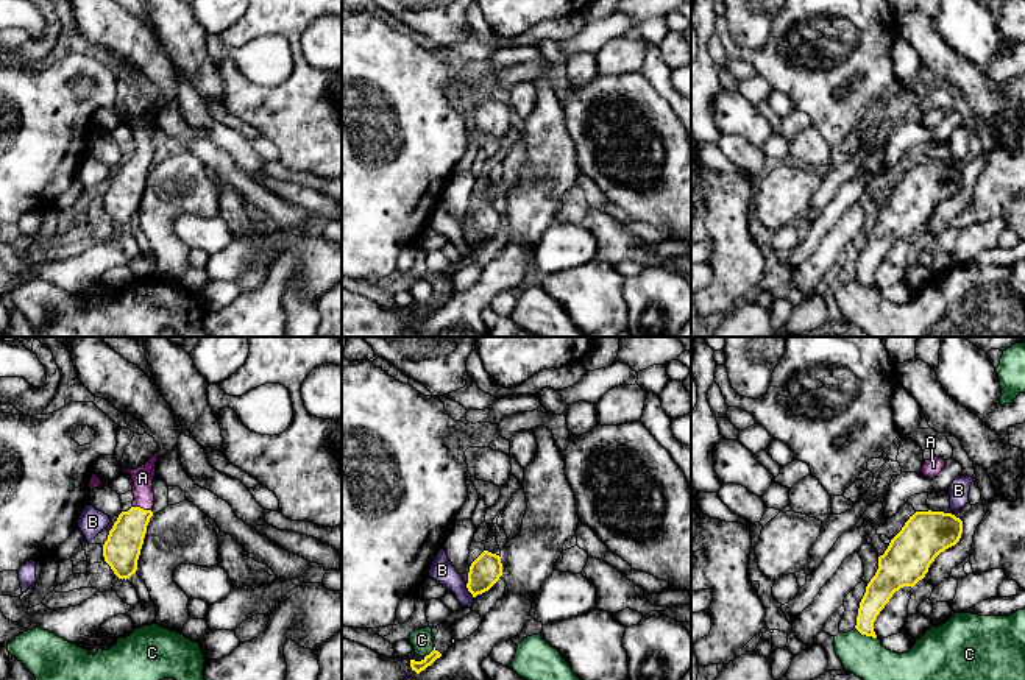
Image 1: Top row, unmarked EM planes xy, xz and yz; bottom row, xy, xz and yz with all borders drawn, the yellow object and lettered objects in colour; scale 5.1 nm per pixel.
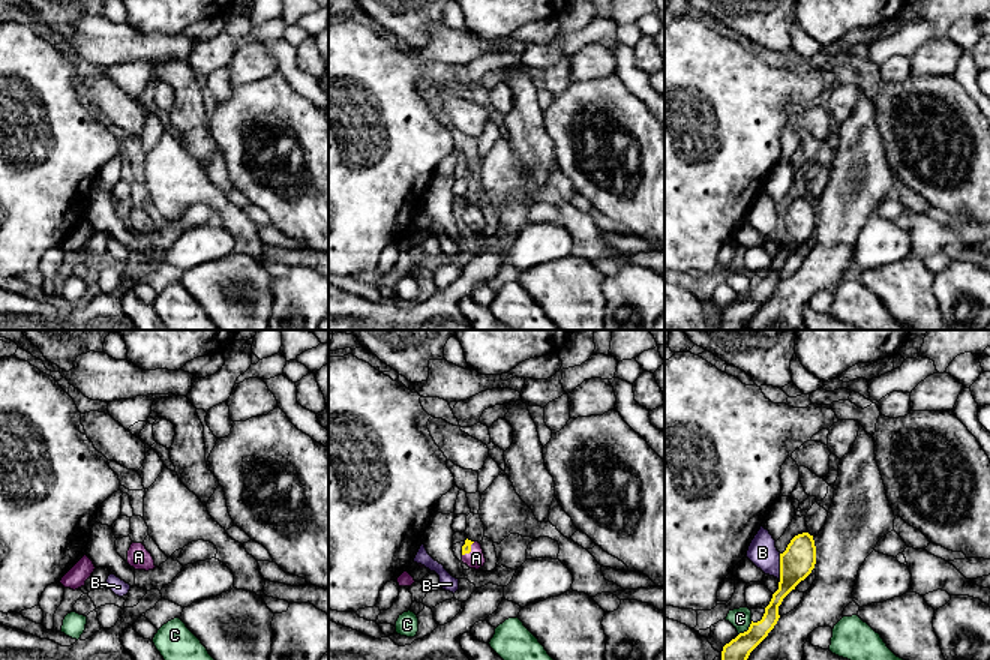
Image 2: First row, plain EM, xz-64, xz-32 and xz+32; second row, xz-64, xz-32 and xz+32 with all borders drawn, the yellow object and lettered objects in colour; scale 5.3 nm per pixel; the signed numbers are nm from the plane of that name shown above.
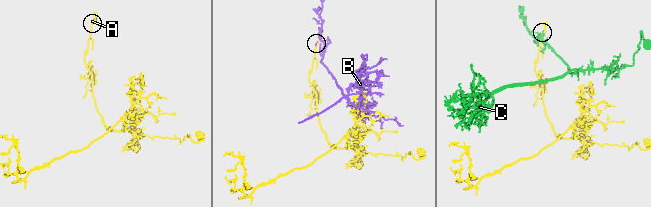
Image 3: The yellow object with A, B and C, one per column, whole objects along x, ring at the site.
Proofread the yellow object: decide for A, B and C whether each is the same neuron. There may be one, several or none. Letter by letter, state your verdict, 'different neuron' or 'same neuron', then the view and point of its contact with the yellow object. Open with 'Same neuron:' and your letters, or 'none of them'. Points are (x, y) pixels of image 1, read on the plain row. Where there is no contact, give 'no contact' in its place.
Same neuron: A
A: same neuron; meets yellow in xy at (142, 159)
B: different neuron; meets yellow in xz at (468, 240)
C: different neuron; meets yellow in yz at (866, 286)

